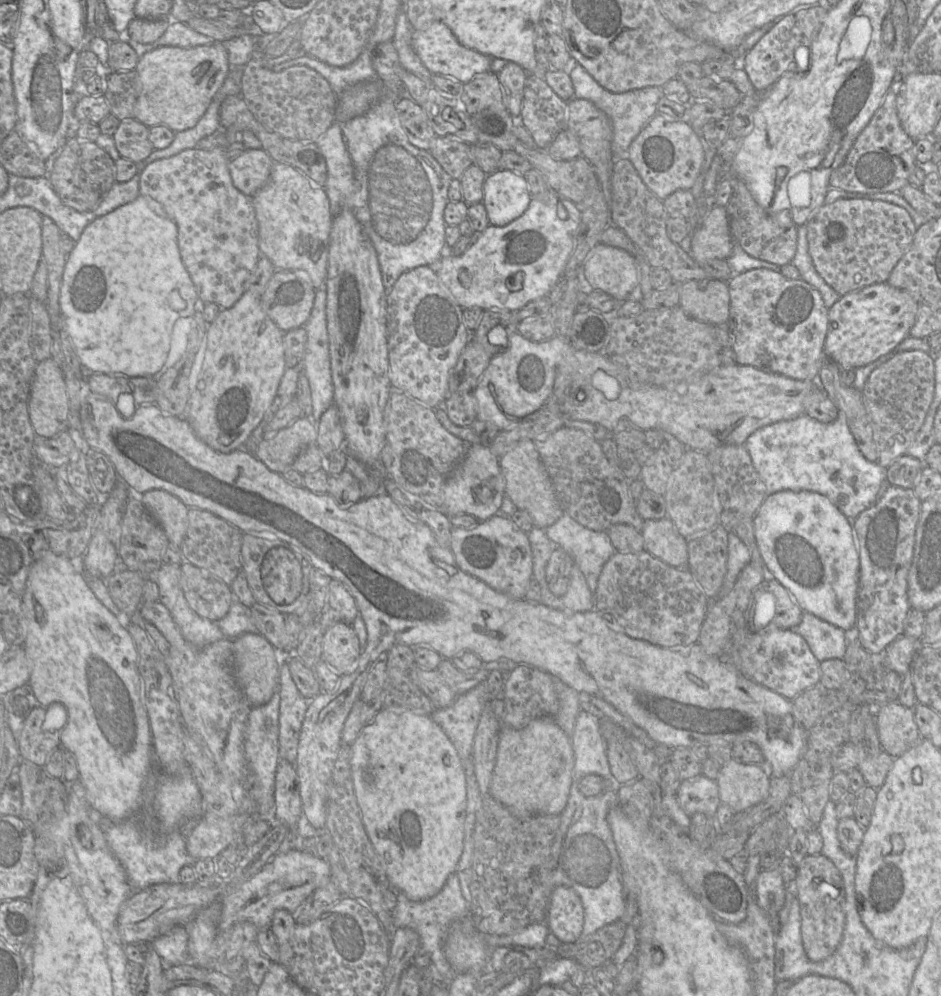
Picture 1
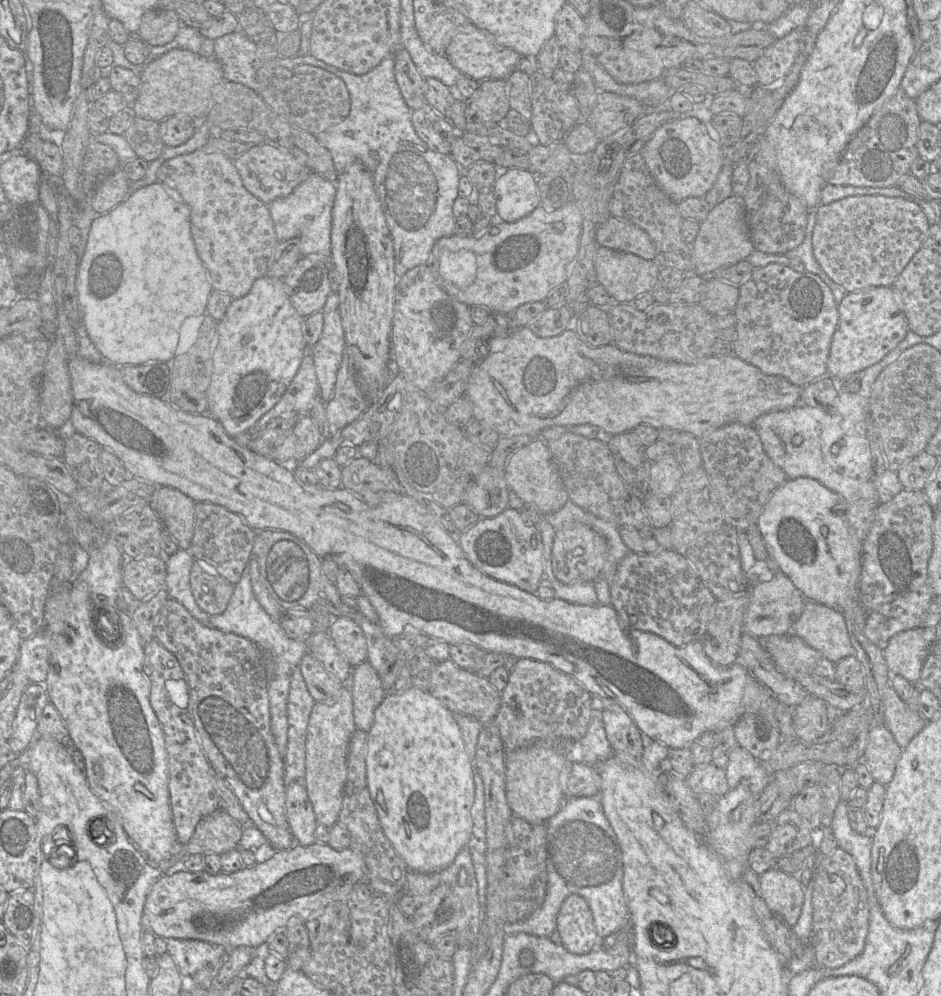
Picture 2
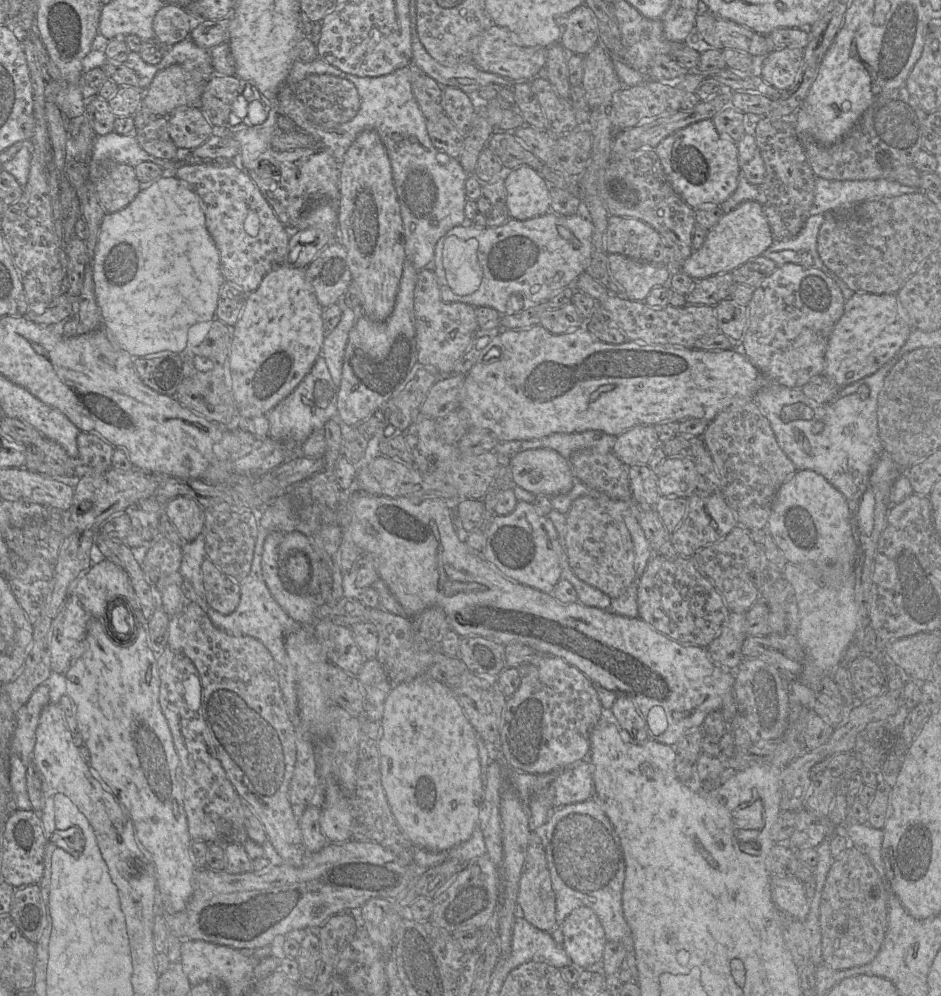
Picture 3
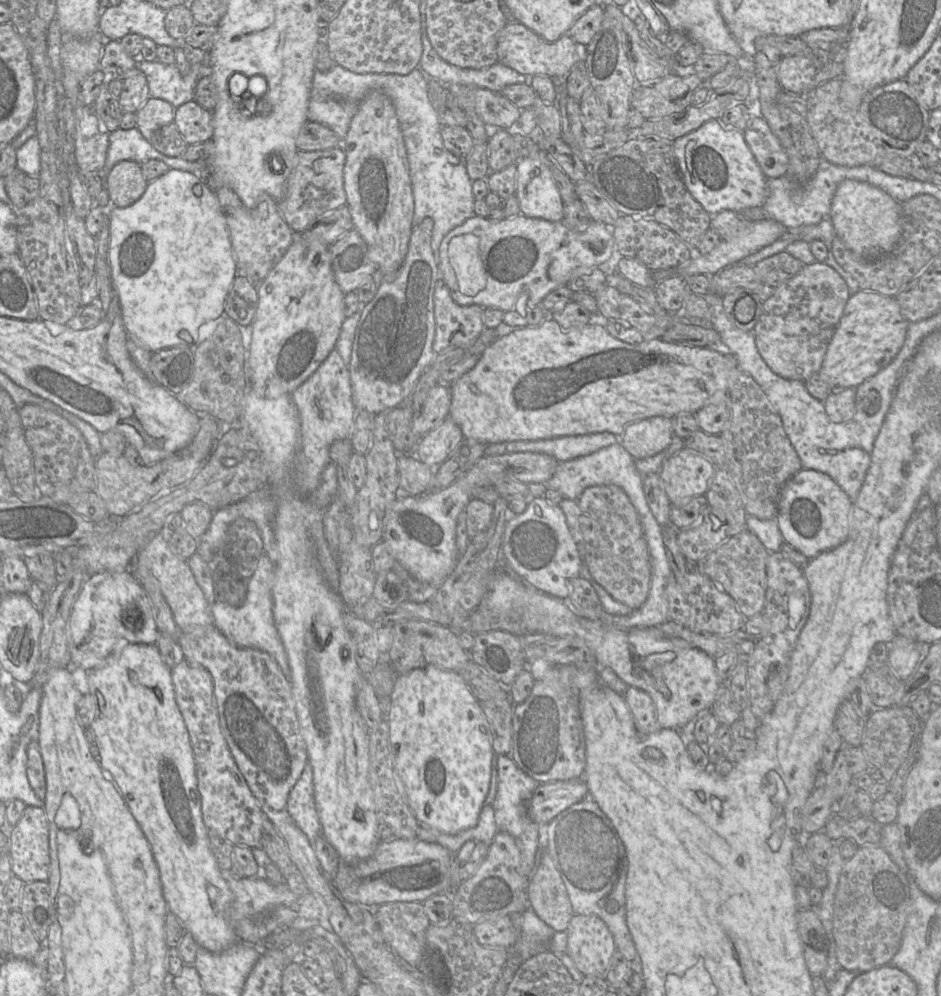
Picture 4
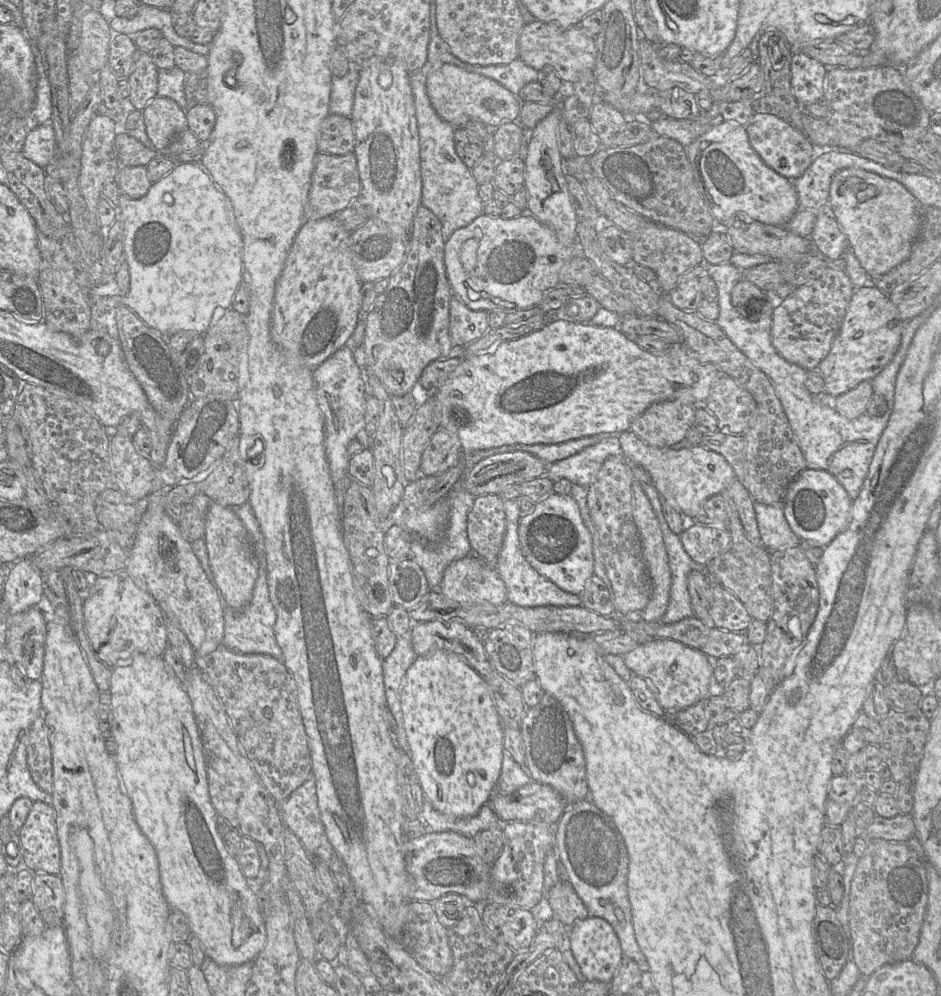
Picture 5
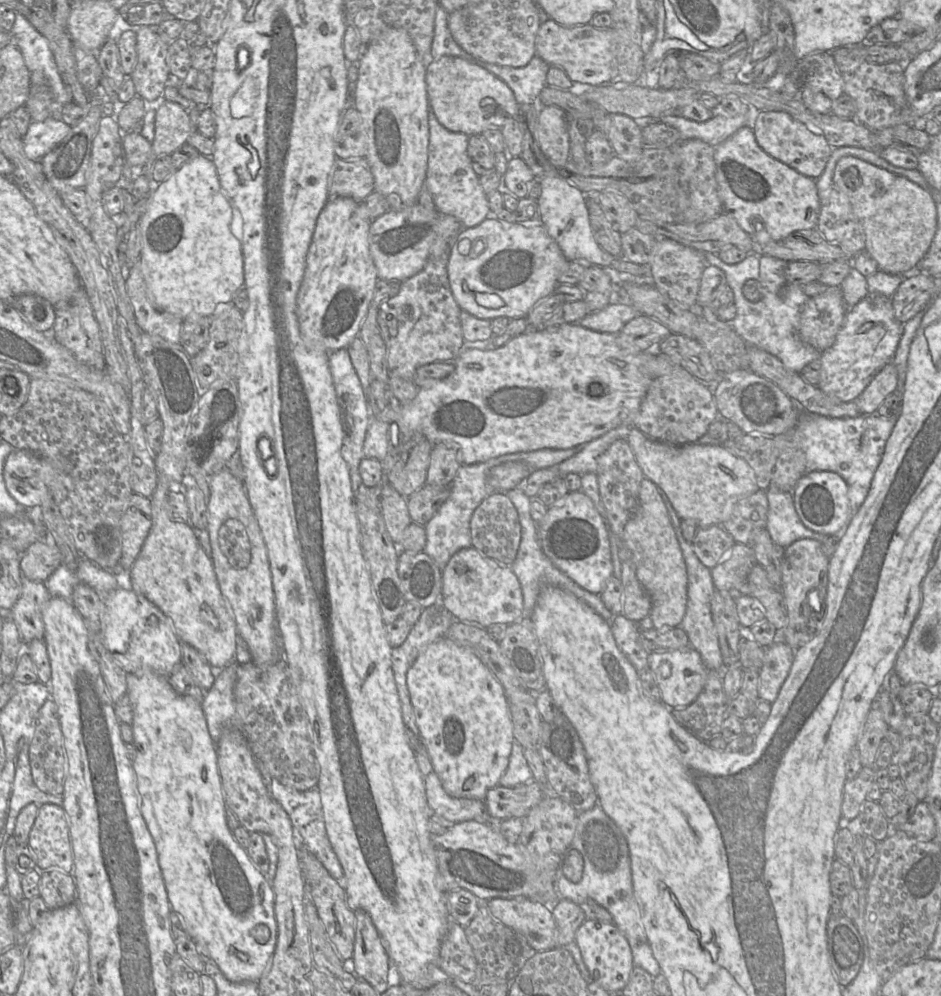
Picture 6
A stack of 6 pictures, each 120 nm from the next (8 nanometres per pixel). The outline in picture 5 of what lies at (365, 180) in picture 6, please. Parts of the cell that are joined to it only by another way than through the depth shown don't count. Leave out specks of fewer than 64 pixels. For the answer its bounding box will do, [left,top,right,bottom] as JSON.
[305,152,361,220]

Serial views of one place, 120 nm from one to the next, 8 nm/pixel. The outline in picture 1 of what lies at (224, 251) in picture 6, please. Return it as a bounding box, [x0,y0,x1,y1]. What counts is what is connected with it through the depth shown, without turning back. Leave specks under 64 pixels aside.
[59,195,206,377]

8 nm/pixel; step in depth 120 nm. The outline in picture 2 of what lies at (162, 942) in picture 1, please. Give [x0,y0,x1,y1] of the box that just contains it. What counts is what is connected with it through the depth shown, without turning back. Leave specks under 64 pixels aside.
[167,940,231,980]

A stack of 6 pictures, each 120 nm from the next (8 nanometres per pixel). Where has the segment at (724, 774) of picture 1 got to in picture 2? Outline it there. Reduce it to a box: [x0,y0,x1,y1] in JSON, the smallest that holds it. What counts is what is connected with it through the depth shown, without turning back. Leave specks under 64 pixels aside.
[725,745,771,795]

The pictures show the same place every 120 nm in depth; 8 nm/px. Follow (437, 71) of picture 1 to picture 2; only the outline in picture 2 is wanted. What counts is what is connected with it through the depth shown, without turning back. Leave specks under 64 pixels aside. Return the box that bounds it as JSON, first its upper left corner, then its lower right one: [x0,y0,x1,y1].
[445,23,522,82]

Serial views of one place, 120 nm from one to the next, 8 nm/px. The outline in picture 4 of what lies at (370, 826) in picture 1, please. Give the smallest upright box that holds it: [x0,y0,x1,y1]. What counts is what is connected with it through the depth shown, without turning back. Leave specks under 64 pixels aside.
[389,665,494,834]

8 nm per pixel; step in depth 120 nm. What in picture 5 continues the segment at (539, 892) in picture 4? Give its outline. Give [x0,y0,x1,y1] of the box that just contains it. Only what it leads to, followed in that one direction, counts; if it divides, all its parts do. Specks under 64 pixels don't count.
[545,880,589,927]

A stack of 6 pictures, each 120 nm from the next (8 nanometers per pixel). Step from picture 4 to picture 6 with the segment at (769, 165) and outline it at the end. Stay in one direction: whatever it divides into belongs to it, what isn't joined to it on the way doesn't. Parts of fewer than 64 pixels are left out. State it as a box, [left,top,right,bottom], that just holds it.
[753,111,833,179]

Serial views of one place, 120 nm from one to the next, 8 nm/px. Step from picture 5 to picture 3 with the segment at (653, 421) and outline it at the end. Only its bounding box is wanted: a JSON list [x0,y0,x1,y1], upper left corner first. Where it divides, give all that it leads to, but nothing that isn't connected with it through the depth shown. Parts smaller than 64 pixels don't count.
[614,425,660,466]

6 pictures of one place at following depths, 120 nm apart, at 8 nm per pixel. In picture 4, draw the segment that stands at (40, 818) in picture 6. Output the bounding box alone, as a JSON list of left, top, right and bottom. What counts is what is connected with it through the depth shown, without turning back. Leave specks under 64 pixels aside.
[9,806,50,882]

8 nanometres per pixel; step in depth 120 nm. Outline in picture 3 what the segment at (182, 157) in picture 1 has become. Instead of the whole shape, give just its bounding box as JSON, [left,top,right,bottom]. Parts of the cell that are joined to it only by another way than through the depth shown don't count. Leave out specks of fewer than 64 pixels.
[173,161,291,294]

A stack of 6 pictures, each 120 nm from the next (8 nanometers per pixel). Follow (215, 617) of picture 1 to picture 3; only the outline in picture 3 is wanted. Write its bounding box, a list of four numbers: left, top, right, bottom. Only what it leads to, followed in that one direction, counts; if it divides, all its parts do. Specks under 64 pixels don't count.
[201,558,241,615]

